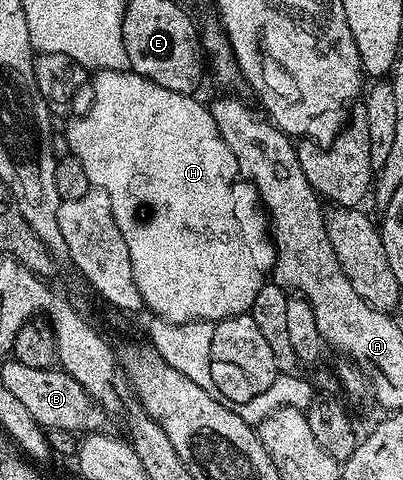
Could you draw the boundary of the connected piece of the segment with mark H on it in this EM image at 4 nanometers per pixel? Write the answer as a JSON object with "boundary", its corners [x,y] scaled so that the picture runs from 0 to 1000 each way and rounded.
{"boundary":[[[246,146],[231,156],[228,177],[233,183],[228,225],[201,246],[181,248],[159,273],[176,323],[199,333],[226,390],[268,400],[278,417],[278,450],[288,450],[288,475],[298,475],[308,508],[318,508],[318,542],[328,542],[328,575],[337,600],[347,600],[355,640],[365,648],[372,644],[375,656],[397,660],[412,671],[536,673],[620,648],[635,625],[635,608],[645,608],[655,592],[655,577],[650,579],[650,563],[640,556],[640,538],[630,531],[628,517],[610,506],[610,496],[591,473],[591,446],[581,440],[578,388],[581,371],[593,369],[591,344],[576,317],[551,298],[546,275],[536,275],[536,250],[526,250],[519,219],[509,210],[489,213],[494,208],[489,202],[397,183],[397,175],[313,146]]]}

